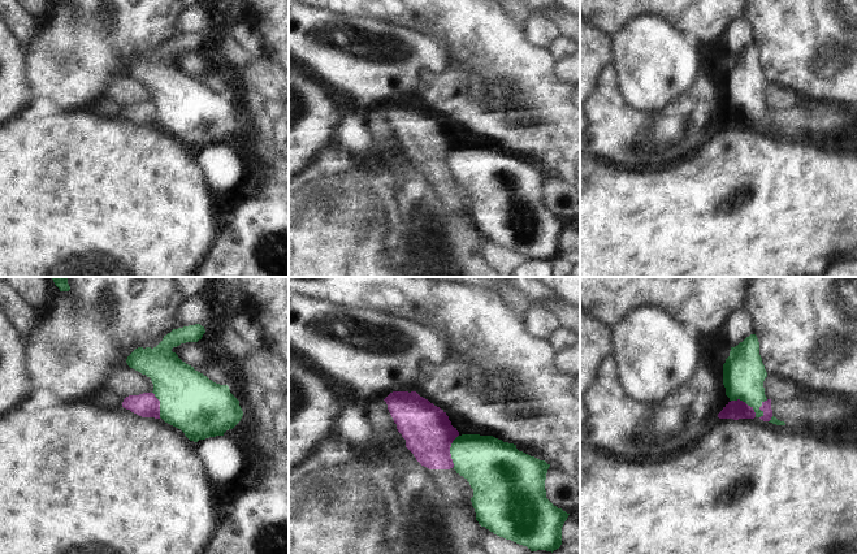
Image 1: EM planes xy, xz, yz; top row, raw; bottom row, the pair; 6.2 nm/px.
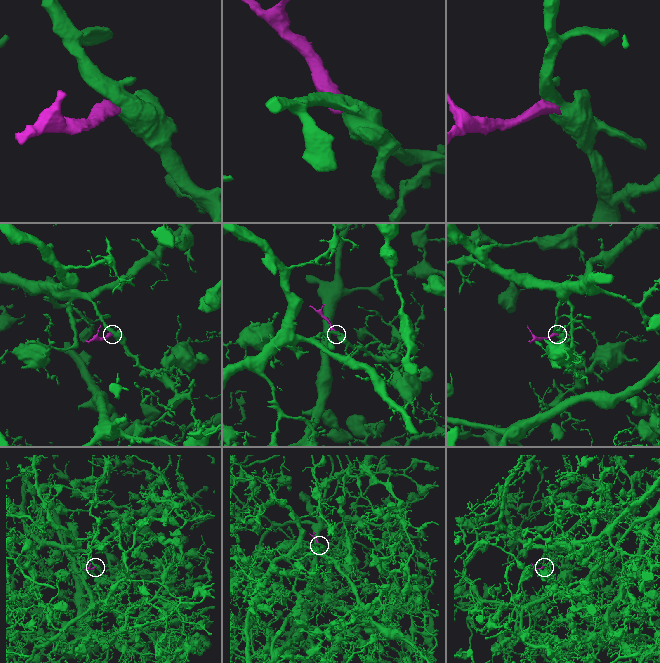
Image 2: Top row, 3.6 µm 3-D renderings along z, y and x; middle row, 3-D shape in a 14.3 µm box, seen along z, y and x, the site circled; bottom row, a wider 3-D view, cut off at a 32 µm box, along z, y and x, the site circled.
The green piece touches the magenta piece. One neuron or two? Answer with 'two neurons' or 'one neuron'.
two neurons

